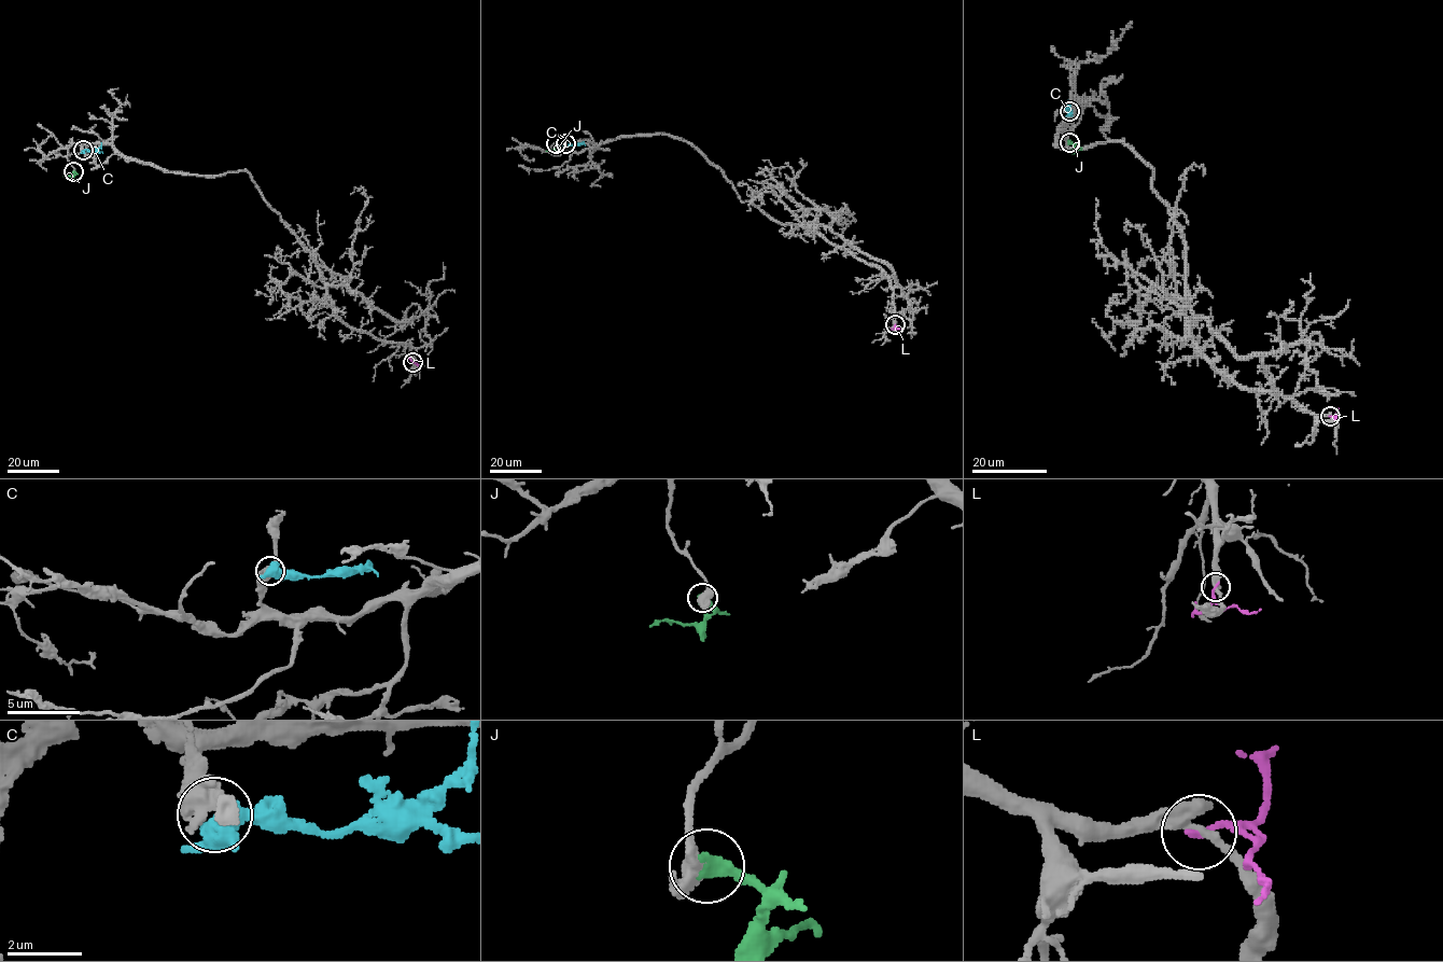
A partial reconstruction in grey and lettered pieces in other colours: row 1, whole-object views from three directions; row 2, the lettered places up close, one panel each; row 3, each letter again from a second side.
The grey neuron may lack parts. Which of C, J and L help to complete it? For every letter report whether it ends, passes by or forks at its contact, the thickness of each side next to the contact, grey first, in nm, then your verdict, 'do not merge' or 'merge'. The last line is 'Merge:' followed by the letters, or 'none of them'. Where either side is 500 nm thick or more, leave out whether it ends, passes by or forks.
C: it forks | 480/440 nm | do not merge
J: it ends | 420/340 nm | merge
L: it ends | 360/180 nm | do not merge
Merge: J

